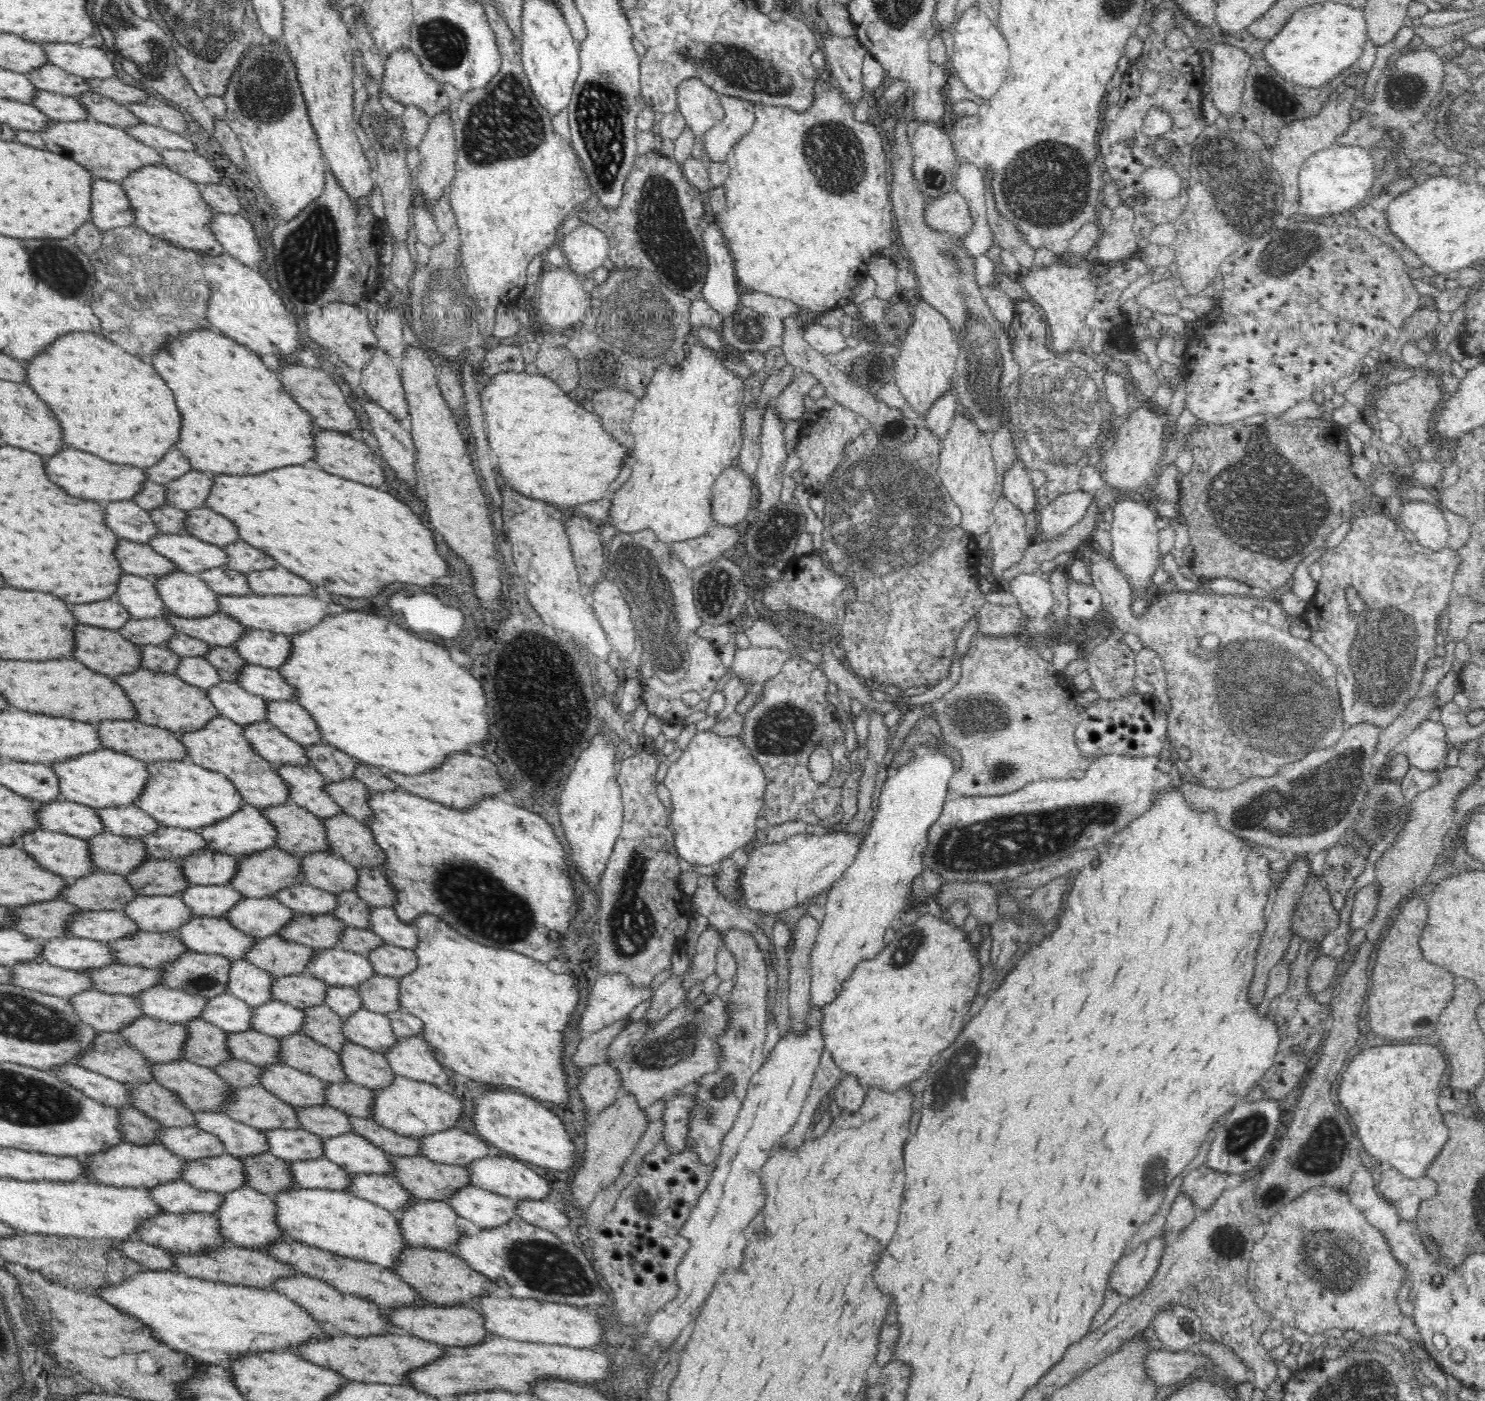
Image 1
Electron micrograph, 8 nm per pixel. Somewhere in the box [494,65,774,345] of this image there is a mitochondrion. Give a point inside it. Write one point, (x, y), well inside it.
(661, 224)

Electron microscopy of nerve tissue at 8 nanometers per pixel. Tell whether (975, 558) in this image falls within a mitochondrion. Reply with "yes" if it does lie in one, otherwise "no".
no

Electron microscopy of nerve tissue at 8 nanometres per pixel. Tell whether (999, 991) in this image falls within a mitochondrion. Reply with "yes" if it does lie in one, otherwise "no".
no

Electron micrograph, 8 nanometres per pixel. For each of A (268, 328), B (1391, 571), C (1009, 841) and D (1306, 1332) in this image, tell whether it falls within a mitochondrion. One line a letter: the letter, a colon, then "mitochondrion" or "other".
A: other
B: other
C: mitochondrion
D: other

